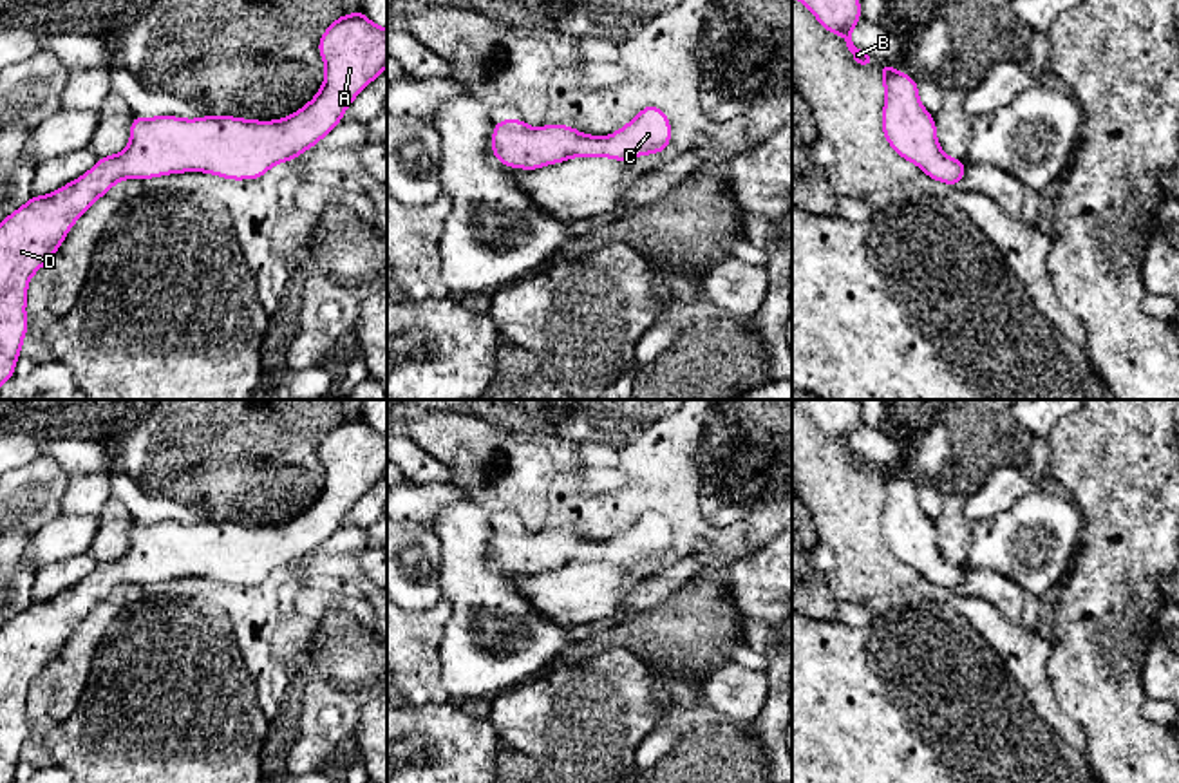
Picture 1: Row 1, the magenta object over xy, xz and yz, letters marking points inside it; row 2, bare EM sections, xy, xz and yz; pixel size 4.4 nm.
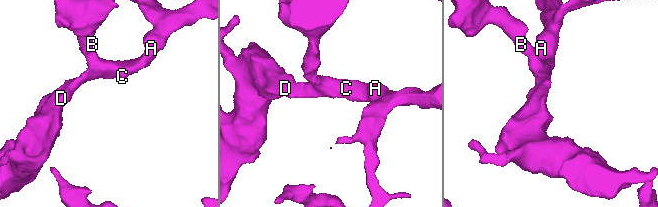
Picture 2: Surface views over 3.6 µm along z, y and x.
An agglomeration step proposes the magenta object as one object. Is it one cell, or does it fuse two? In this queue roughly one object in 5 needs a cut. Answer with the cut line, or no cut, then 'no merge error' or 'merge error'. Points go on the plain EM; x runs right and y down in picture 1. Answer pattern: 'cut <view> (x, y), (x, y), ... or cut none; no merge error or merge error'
cut none; no merge error

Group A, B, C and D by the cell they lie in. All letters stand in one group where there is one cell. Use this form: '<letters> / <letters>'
A B C D

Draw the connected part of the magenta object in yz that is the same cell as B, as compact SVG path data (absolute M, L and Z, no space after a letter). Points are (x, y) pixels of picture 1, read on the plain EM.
M792 400L796 401L823 430L825 436L841 439L859 472L870 472L873 461L852 447L852 434L863 423L857 400Z

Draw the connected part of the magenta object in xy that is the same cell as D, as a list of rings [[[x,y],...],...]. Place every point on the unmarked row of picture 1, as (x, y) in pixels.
[[[362,414],[338,421],[322,439],[318,458],[325,483],[316,501],[295,519],[277,526],[255,526],[231,521],[183,524],[175,521],[143,523],[130,528],[130,550],[99,564],[87,579],[49,600],[31,602],[0,627],[0,783],[14,781],[29,736],[25,722],[31,682],[58,656],[72,629],[121,584],[152,584],[157,580],[206,577],[241,586],[259,584],[273,570],[300,562],[313,553],[344,523],[353,505],[387,472],[387,434],[373,429]]]

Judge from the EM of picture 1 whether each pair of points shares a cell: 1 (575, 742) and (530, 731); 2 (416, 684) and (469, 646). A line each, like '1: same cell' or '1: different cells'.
1: same cell
2: different cells

